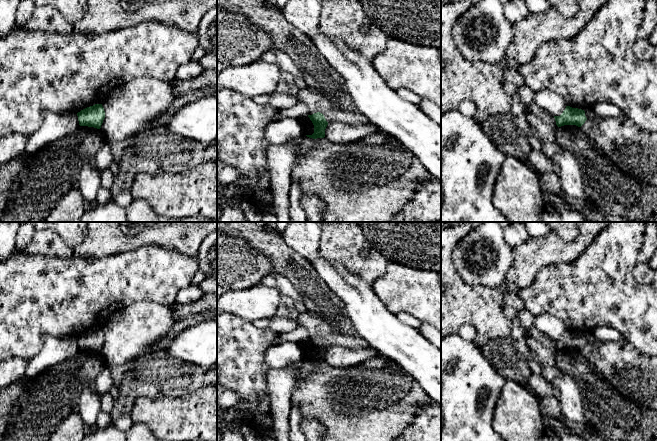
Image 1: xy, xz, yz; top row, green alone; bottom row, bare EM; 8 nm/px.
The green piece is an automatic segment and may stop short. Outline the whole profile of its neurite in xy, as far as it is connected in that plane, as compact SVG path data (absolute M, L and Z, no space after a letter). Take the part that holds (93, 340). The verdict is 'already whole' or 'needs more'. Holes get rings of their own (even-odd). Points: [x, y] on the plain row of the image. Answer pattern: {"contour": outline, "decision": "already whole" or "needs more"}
{"contour": "M95 328L78 336L77 340L80 350L100 353L105 342L105 335L102 328Z", "decision": "already whole"}

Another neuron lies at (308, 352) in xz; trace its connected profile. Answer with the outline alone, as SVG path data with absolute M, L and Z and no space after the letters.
M305 340L302 343L303 348L303 357L304 359L312 359L314 357L314 349L308 340Z

